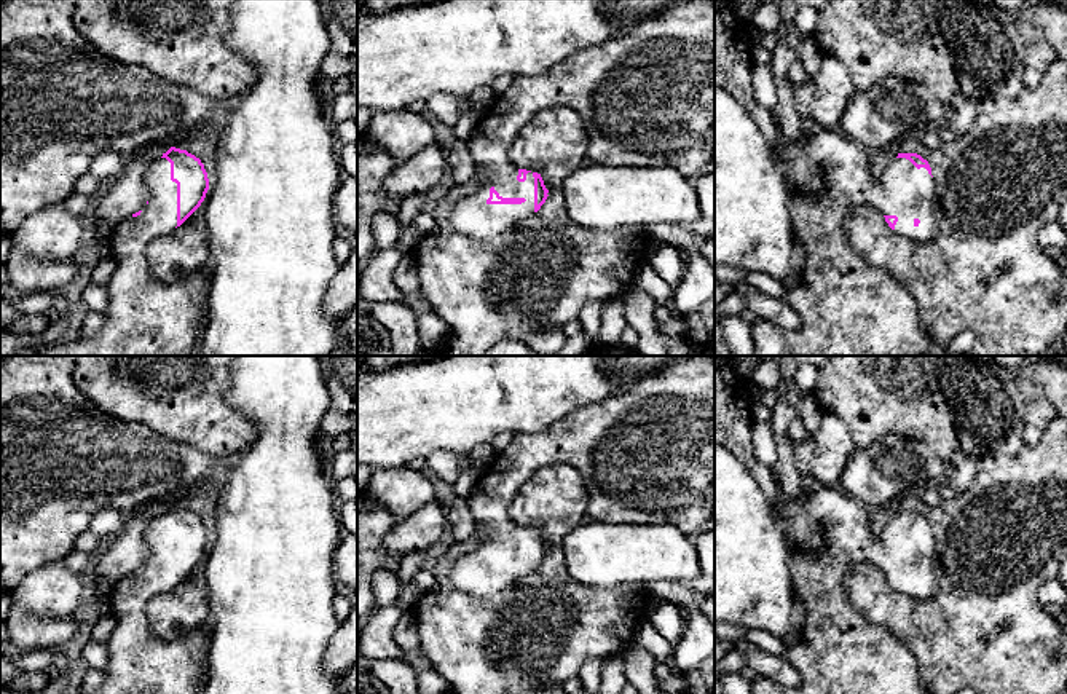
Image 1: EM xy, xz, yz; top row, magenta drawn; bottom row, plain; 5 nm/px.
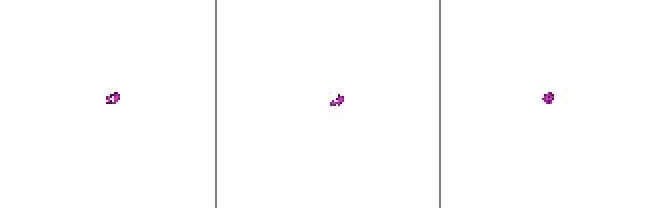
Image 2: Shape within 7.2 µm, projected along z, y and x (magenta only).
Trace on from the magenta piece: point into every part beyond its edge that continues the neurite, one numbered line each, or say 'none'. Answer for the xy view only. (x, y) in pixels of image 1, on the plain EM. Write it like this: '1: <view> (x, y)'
1: xy (139, 662)

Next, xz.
1: xz (646, 453)

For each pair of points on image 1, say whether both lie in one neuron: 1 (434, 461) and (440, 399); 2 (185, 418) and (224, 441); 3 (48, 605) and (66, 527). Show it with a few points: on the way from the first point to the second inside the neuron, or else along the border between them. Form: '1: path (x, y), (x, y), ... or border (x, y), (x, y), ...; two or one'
1: border (466, 453), (434, 450), (426, 457); two
2: path (195, 418), (201, 418), (214, 431); one
3: border (61, 559), (32, 570), (24, 578); two

